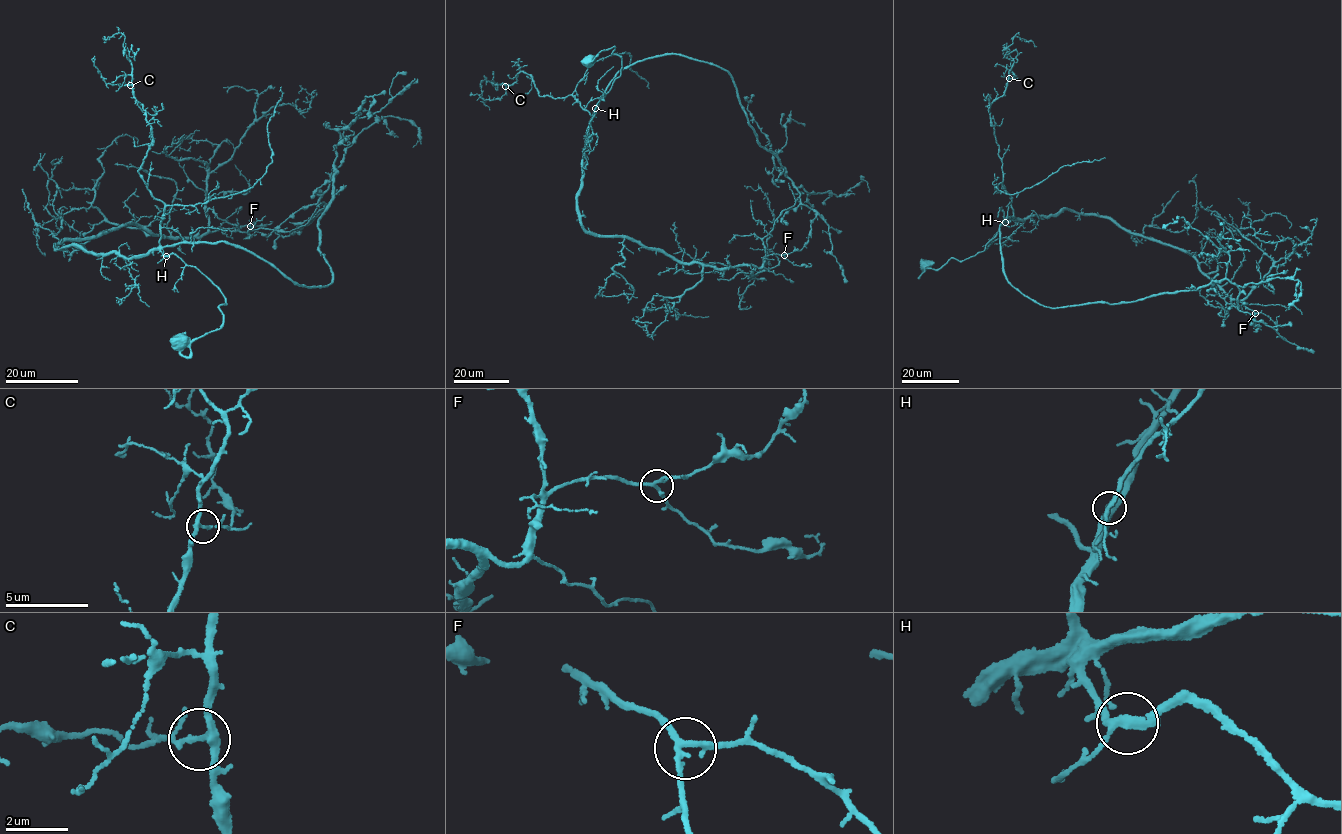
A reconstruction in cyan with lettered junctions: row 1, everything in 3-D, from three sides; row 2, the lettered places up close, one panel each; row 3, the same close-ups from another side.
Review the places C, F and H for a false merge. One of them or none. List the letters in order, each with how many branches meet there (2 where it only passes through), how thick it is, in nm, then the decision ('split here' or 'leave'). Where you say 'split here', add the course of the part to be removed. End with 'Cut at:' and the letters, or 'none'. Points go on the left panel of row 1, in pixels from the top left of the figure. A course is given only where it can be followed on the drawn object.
C: 3 | 190 nm | leave
F: 3 | 190 nm | leave
H: 3 | 190 nm | leave
Cut at: none

